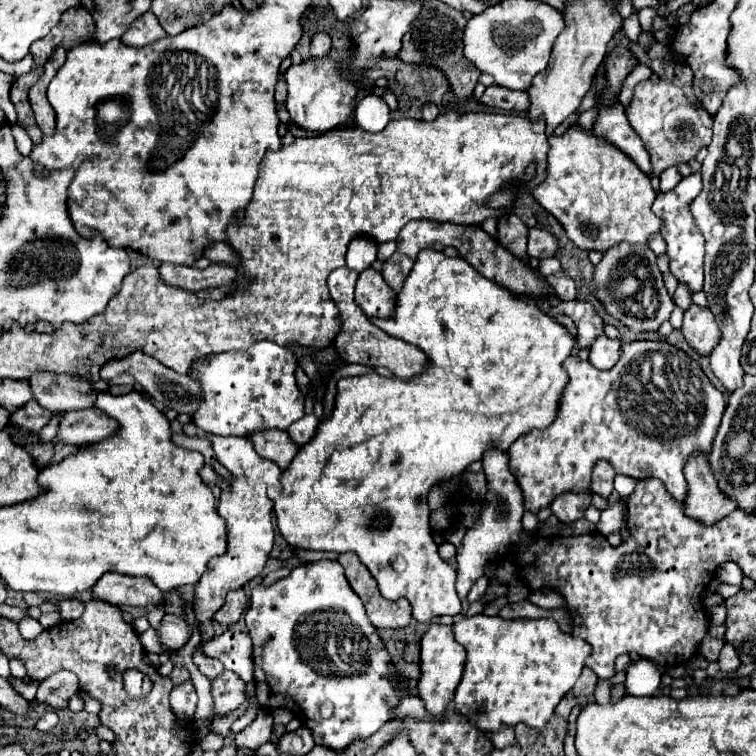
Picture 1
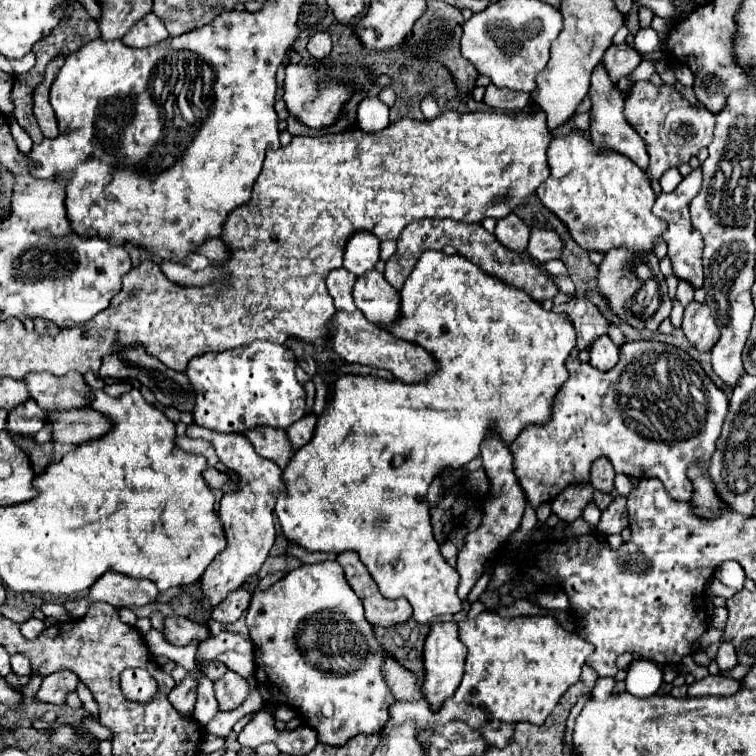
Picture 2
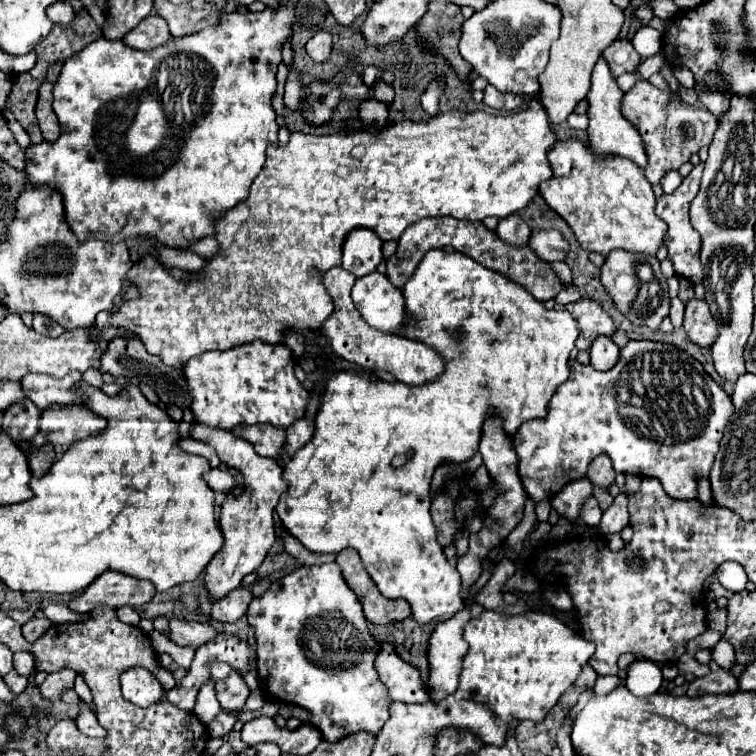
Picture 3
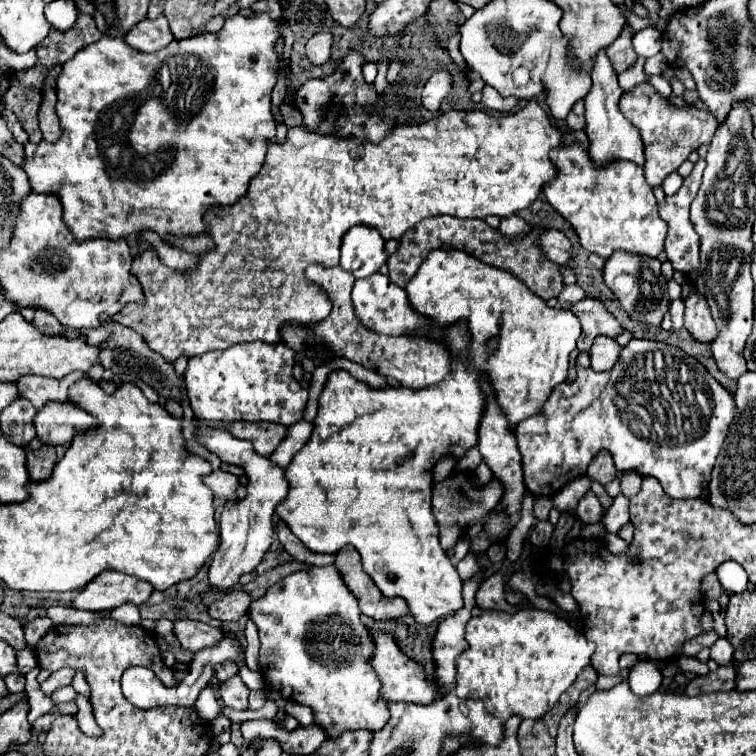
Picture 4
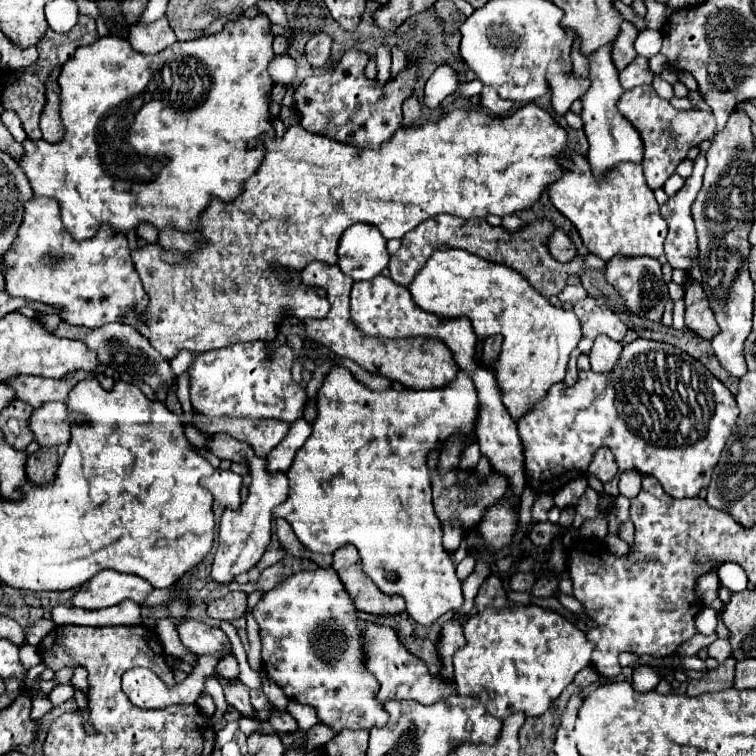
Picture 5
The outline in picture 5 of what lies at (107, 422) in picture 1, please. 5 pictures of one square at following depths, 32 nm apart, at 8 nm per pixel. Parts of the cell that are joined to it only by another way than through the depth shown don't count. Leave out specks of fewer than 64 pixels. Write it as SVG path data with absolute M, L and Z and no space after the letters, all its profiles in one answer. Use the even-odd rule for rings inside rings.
M48 402L34 410L30 430L40 446L60 446L70 442L72 424L84 422L88 422L88 418L80 416L78 412L70 412L64 402Z

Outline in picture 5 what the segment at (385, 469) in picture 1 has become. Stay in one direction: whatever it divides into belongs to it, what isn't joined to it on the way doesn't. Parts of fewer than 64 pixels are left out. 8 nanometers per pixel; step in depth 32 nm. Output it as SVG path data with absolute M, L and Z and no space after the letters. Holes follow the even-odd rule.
M436 250L412 280L408 292L418 308L436 314L438 318L450 320L450 318L466 316L472 322L472 330L476 332L478 340L484 340L492 334L504 336L500 354L492 364L492 372L496 376L496 382L500 384L502 404L506 406L514 422L520 420L520 416L526 416L536 406L536 402L540 402L548 394L548 388L552 384L564 380L568 368L568 356L580 340L580 322L570 310L552 306L512 268L502 264L488 264L488 260L480 260L478 256L464 250ZM332 368L326 378L324 378L324 386L320 388L318 392L318 416L316 420L312 422L312 434L310 438L306 440L306 444L296 452L294 456L294 462L292 466L288 468L286 476L290 480L290 494L288 494L288 500L284 504L280 504L276 510L274 510L274 516L276 518L284 518L294 534L298 536L298 540L312 552L320 552L320 554L334 554L338 548L342 548L344 544L354 544L360 552L360 558L362 558L362 564L364 564L364 572L372 578L372 582L388 596L392 594L398 594L406 600L406 612L418 622L418 624L432 624L434 620L438 620L442 614L446 612L456 612L460 606L462 606L462 582L458 580L456 576L456 566L452 564L450 560L450 554L442 548L442 528L440 528L440 520L436 518L434 514L434 508L432 508L432 488L430 488L430 472L428 472L428 454L432 450L442 450L446 440L450 436L462 436L466 446L472 444L476 440L476 434L474 434L474 428L476 428L476 420L478 420L478 392L476 392L476 386L474 386L474 380L472 376L468 376L466 372L458 372L456 374L456 380L452 380L454 384L446 384L446 388L434 388L434 390L420 390L420 392L414 392L414 390L384 390L384 392L374 392L370 388L366 388L364 384L360 384L346 368Z

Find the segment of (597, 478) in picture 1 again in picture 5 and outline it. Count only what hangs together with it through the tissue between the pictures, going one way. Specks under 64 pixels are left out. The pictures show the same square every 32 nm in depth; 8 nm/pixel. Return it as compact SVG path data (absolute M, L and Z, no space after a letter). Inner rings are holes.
M600 448L594 454L594 460L592 460L590 468L588 468L588 474L596 476L598 480L602 480L602 484L606 484L616 476L616 472L618 472L618 468L616 468L612 452L608 448Z

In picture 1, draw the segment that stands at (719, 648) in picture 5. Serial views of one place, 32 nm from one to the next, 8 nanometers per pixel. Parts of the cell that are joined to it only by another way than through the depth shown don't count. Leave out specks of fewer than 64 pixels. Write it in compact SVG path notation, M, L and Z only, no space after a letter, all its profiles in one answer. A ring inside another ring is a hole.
M726 644L726 646L722 648L720 658L718 658L718 664L720 664L720 670L726 672L726 674L732 674L734 670L740 668L740 658L738 658L736 650L734 650L730 644Z

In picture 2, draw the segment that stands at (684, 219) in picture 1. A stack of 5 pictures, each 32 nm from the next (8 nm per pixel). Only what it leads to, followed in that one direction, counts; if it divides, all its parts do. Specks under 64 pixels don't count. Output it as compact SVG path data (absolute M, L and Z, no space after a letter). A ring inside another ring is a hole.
M698 168L698 170L692 170L692 174L688 174L676 186L674 192L660 194L656 198L656 202L654 202L654 208L652 208L652 212L666 222L666 230L664 230L662 238L668 244L668 258L672 262L674 276L678 280L686 280L692 288L700 288L702 286L702 248L704 248L704 242L702 242L700 232L696 232L696 228L690 222L688 206L690 206L692 198L700 192L700 186L702 186L702 170Z

